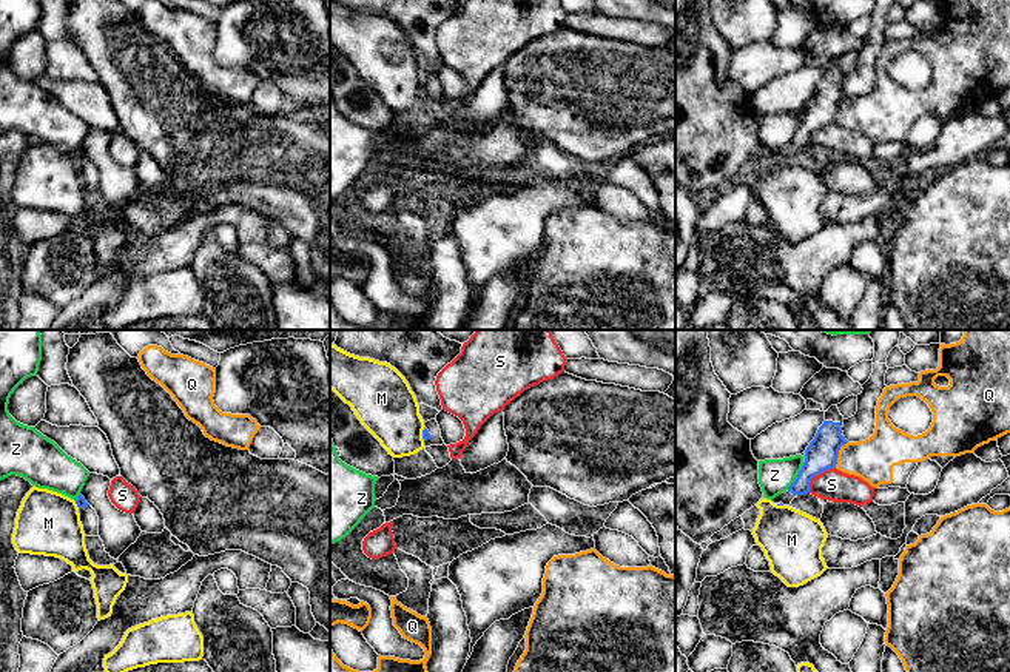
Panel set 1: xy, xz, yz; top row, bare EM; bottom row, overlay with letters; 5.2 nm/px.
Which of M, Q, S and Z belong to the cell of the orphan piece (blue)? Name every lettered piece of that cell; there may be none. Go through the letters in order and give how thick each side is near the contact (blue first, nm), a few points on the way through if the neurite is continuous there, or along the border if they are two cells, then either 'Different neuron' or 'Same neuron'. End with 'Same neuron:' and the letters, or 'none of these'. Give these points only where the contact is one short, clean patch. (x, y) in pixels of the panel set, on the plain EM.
M: Thickness 50 nm (blue) against 320 nm. Boundary: xz (424, 82), (423, 94). Different neuron
Q: Thickness 170 nm (blue) against 220 nm. Boundary: yz (847, 96), (841, 102), (834, 120). Different neuron
S: Thickness 170 nm (blue) against 160 nm. Different neuron
Z: Thickness 170 nm (blue) against 180 nm. Different neuron
Same neuron: none of these

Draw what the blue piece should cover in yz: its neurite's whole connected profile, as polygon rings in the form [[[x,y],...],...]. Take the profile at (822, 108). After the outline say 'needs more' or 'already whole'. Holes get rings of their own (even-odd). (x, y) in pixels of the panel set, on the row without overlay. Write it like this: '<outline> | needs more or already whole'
[[[831,60],[825,66],[823,79],[819,82],[814,94],[805,105],[805,117],[796,136],[786,146],[773,154],[774,159],[789,160],[799,150],[810,148],[810,137],[814,131],[836,122],[839,105],[848,97],[843,91],[842,82],[843,71],[840,69],[837,60]]] | needs more

